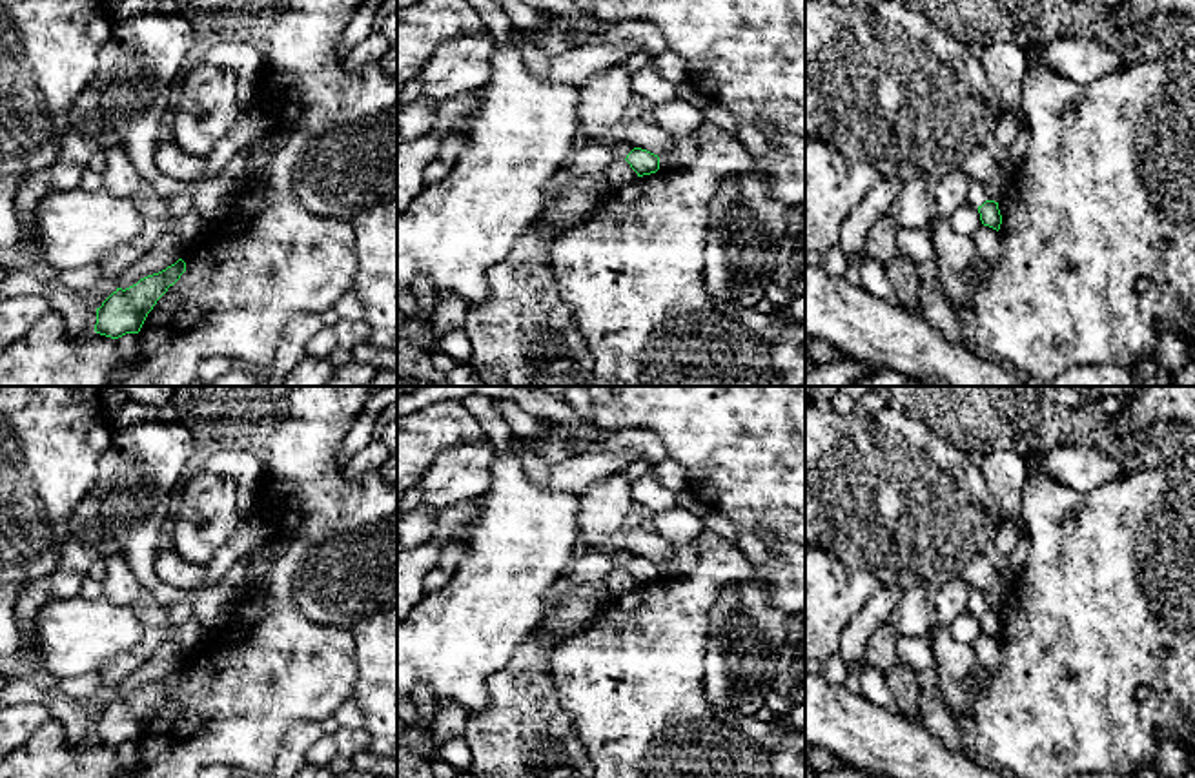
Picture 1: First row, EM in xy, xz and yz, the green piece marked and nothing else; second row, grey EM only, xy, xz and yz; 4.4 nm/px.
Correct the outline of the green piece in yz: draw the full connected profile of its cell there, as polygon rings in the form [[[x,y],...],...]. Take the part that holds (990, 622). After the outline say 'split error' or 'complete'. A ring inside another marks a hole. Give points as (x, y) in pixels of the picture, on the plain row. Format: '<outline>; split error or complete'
[[[986,609],[982,614],[978,614],[980,629],[984,634],[989,634],[993,638],[1000,638],[1002,623],[998,618],[998,610]]]; complete

